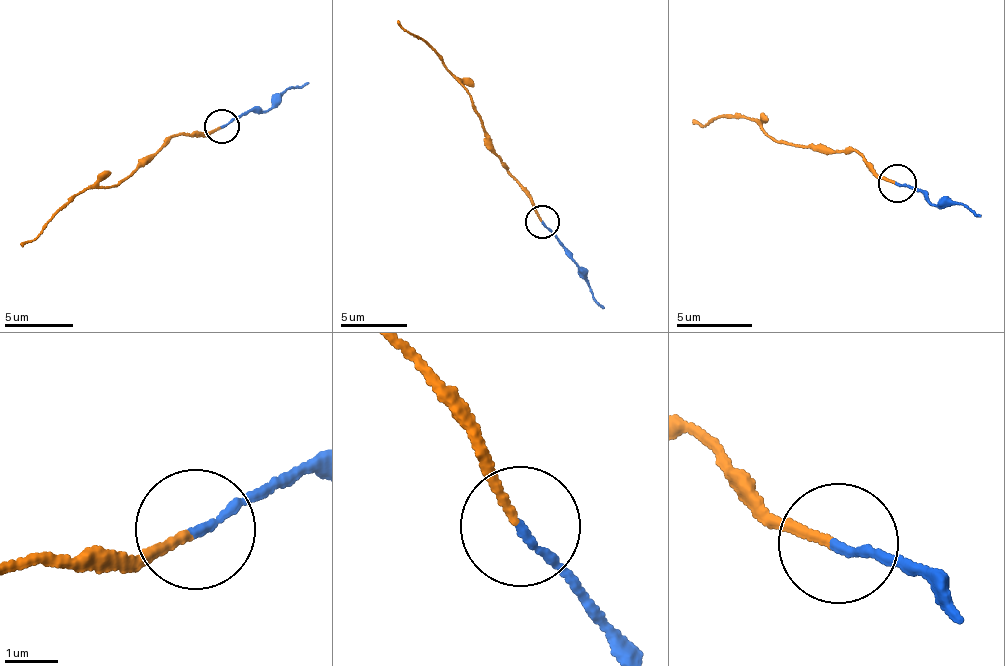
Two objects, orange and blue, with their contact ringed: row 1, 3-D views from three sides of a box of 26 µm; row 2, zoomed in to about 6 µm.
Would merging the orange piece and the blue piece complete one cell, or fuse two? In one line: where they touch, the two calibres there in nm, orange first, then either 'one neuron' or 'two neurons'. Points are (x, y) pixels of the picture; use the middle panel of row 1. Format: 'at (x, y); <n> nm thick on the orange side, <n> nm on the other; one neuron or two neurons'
at (542, 222); 150 nm thick on the orange side, 150 nm on the other; two neurons

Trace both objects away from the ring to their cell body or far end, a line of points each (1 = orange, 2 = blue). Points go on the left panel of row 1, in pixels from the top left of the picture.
1: (218, 126), (211, 132), (173, 135), (157, 154), (121, 183), (71, 198), (21, 246)
2: (223, 125), (268, 110), (285, 90), (308, 81)

